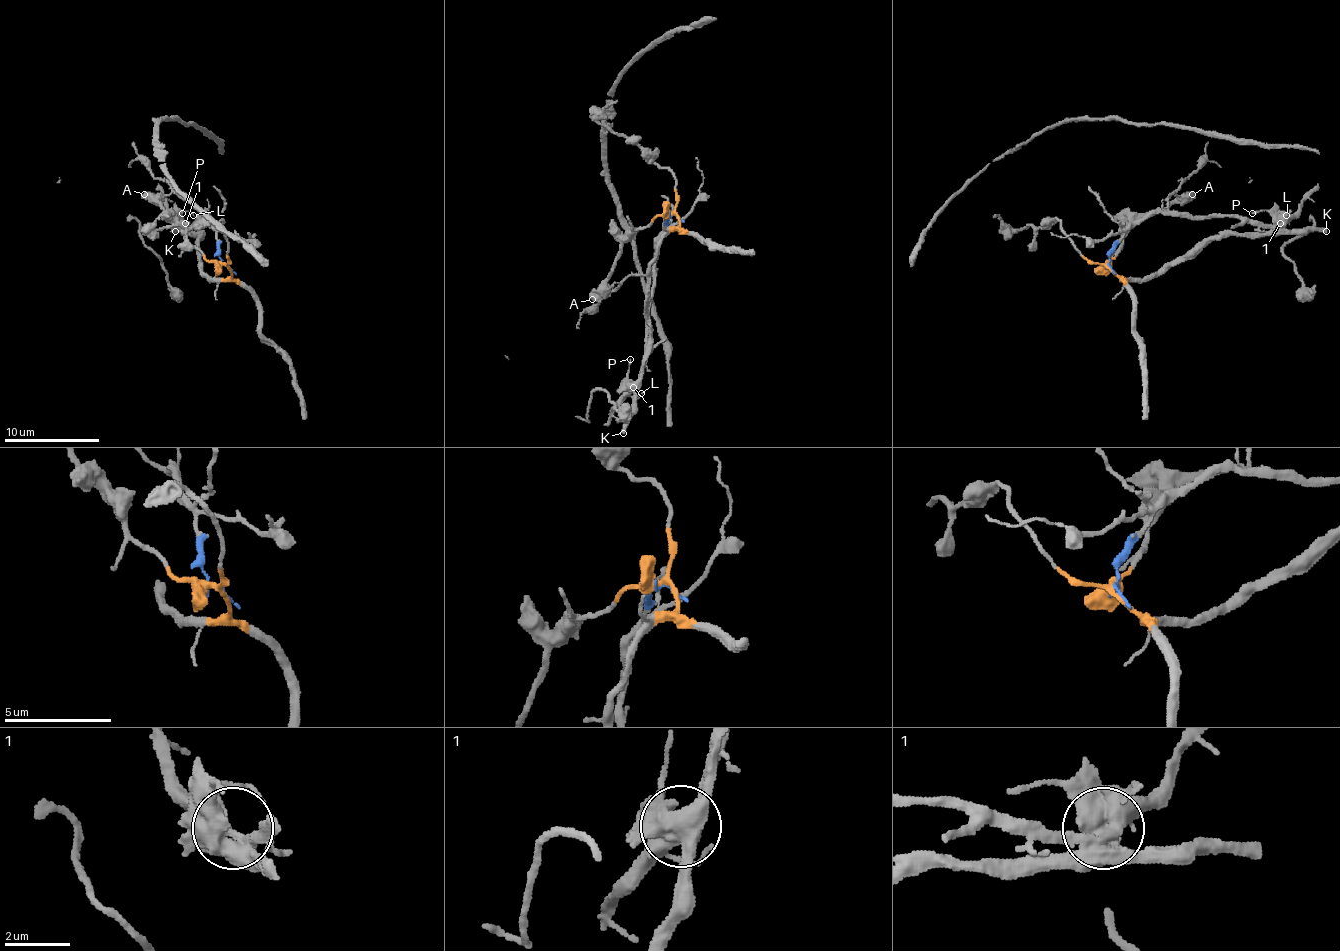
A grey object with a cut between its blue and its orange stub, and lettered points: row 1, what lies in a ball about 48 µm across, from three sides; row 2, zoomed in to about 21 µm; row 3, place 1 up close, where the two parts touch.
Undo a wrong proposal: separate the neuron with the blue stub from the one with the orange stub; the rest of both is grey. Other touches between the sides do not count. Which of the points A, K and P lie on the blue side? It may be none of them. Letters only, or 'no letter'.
no letter

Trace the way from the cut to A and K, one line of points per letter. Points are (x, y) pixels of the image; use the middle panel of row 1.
A: (675, 214), (658, 214), (646, 226), (634, 231), (620, 247), (605, 286), (591, 300)
K: (675, 214), (677, 226), (663, 238), (658, 255), (651, 264), (646, 300), (648, 336), (637, 412), (622, 433)

